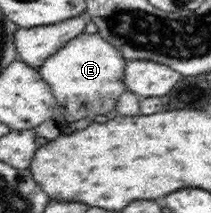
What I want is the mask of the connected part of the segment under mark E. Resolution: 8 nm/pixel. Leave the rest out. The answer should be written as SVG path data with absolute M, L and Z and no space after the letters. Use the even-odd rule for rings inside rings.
M85 33L71 39L65 47L44 60L38 69L56 99L52 118L65 127L79 119L95 121L97 115L113 111L119 96L128 89L125 86L125 67L126 59L121 52L98 34Z

